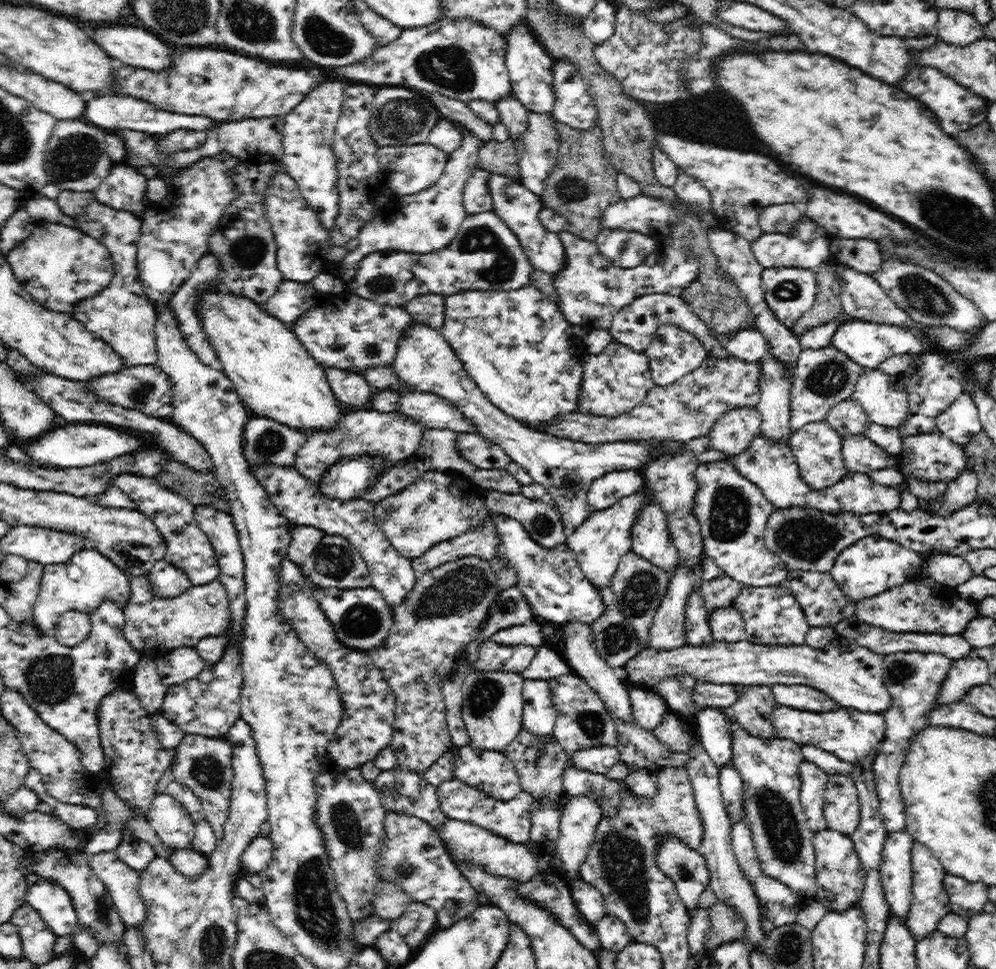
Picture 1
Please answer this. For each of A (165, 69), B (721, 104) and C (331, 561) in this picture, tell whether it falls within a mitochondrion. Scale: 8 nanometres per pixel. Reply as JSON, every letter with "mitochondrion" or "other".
{"A":"other","B":"other","C":"mitochondrion"}

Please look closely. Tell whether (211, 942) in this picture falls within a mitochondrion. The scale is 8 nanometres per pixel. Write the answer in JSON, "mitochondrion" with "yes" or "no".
{"mitochondrion":"yes"}

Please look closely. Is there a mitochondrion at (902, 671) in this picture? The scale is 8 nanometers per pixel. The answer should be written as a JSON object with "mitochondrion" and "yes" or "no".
{"mitochondrion":"yes"}

